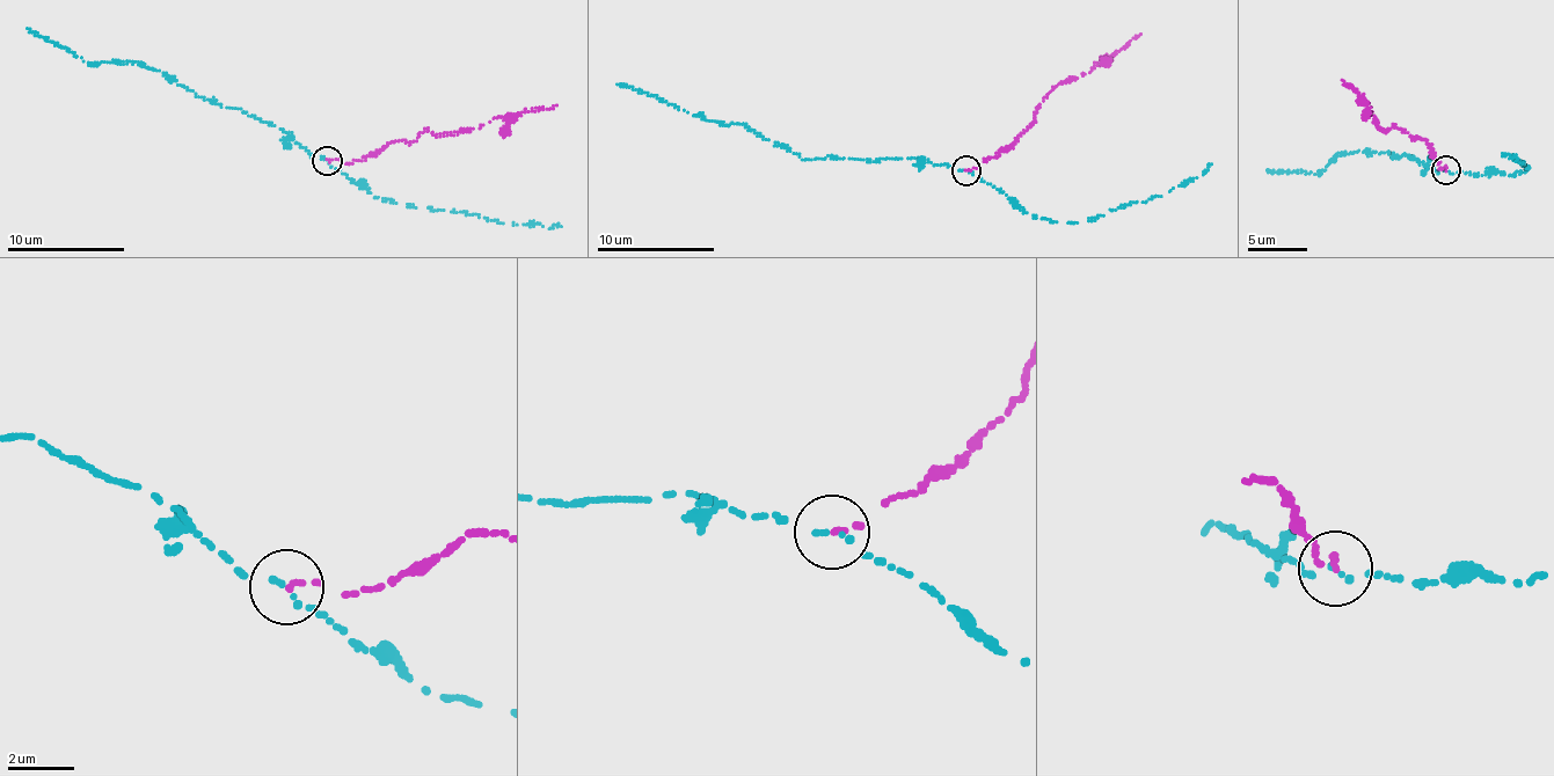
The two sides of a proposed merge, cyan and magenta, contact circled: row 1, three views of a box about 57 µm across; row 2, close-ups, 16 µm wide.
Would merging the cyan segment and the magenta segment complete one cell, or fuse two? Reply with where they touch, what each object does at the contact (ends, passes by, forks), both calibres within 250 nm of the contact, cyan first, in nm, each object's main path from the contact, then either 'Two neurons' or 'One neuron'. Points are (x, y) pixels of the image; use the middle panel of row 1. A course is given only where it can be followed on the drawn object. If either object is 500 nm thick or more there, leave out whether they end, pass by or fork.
Place: (967, 170). At the ring cyan ends. At the ring magenta ends. Thickness 140 nm (cyan) against 140 nm. Course of cyan: (965, 170), (920, 158), (802, 160), (742, 124), (720, 125), (617, 83). Course of magenta: (965, 170), (1015, 140), (1033, 122), (1037, 107), (1062, 81), (1075, 80), (1092, 71), (1140, 34). Two neurons

